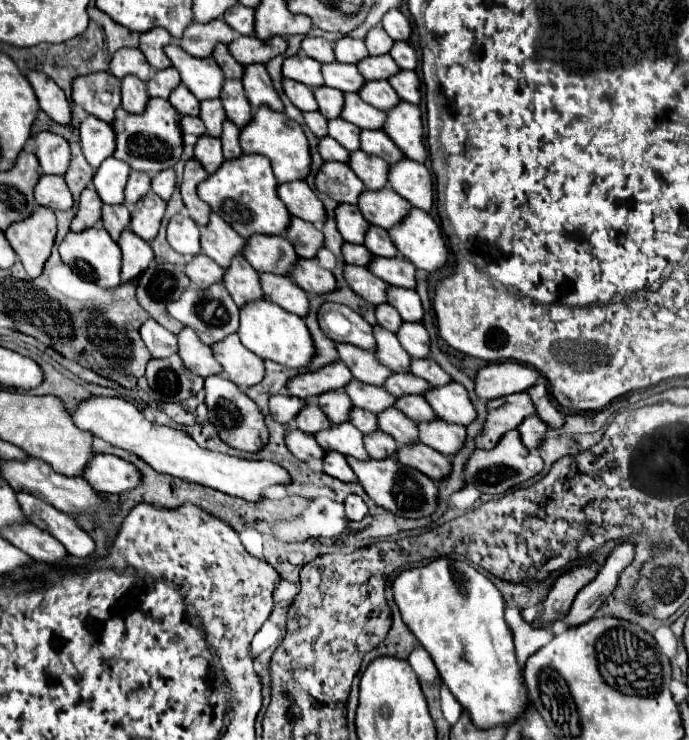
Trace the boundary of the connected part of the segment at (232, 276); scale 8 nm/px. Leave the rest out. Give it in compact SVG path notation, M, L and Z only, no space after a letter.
M242 256L232 258L232 264L224 272L222 282L238 306L246 304L248 300L262 298L258 272Z

